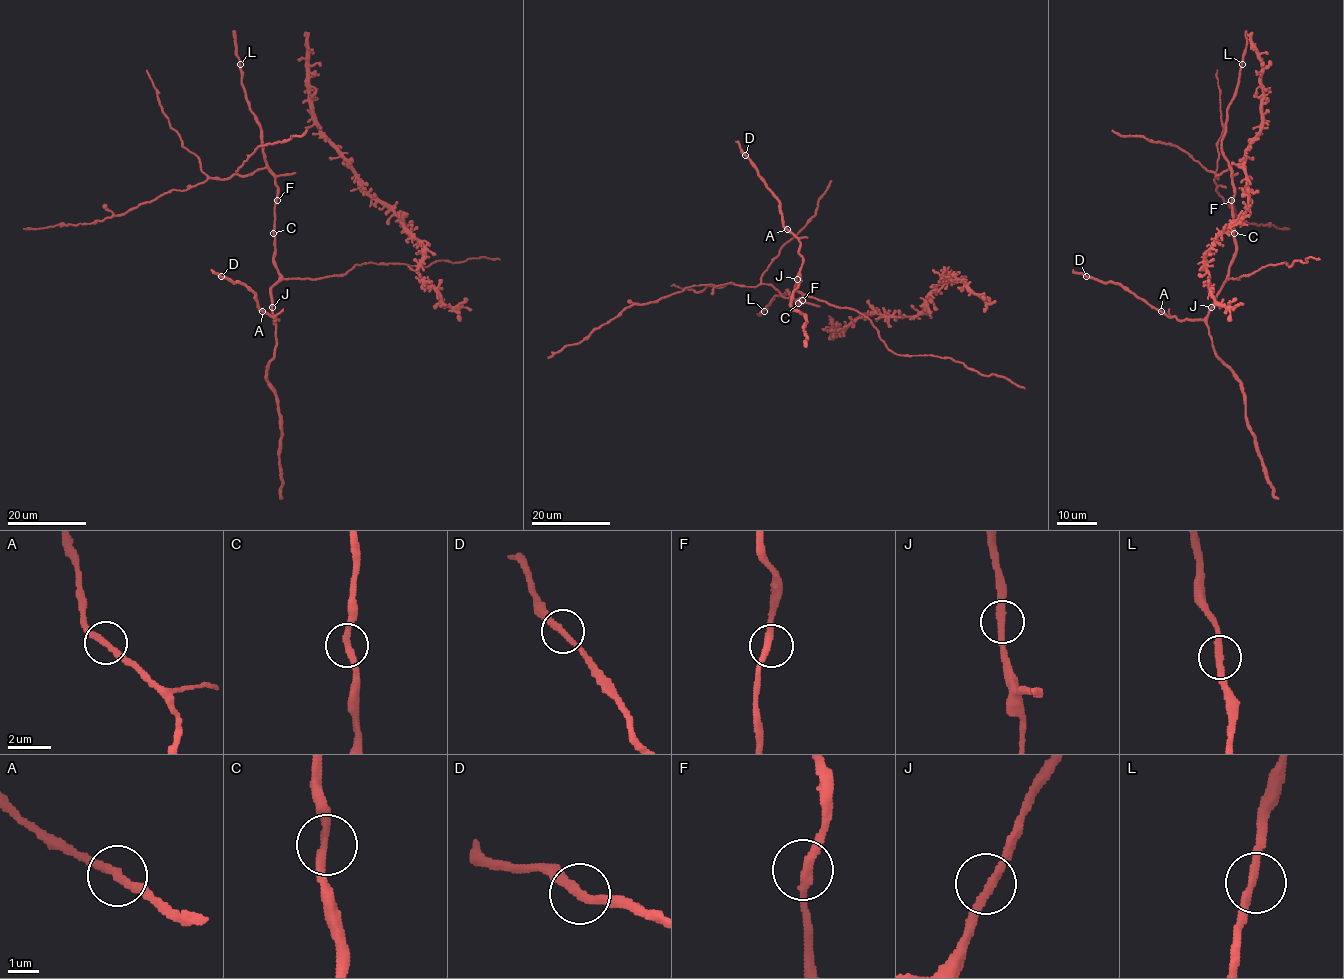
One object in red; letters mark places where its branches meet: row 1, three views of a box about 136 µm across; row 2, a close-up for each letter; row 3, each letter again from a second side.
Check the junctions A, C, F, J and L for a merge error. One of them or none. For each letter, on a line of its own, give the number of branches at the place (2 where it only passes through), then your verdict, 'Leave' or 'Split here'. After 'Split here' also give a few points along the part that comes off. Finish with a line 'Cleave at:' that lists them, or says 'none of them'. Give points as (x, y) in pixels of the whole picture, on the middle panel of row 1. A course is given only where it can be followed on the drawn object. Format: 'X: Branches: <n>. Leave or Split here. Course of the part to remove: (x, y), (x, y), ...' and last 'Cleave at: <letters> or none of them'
A: Branches: 2. Leave
C: Branches: 2. Leave
F: Branches: 2. Leave
J: Branches: 2. Leave
L: Branches: 2. Leave
Cleave at: none of them

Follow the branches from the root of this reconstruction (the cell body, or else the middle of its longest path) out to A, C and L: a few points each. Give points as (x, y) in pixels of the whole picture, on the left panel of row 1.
A: (276, 200), (274, 263), (279, 279), (271, 288), (271, 310), (272, 316), (278, 320), (262, 311)
C: (276, 200), (273, 233)
L: (276, 200), (275, 175), (262, 151), (260, 124), (246, 100), (240, 64)

